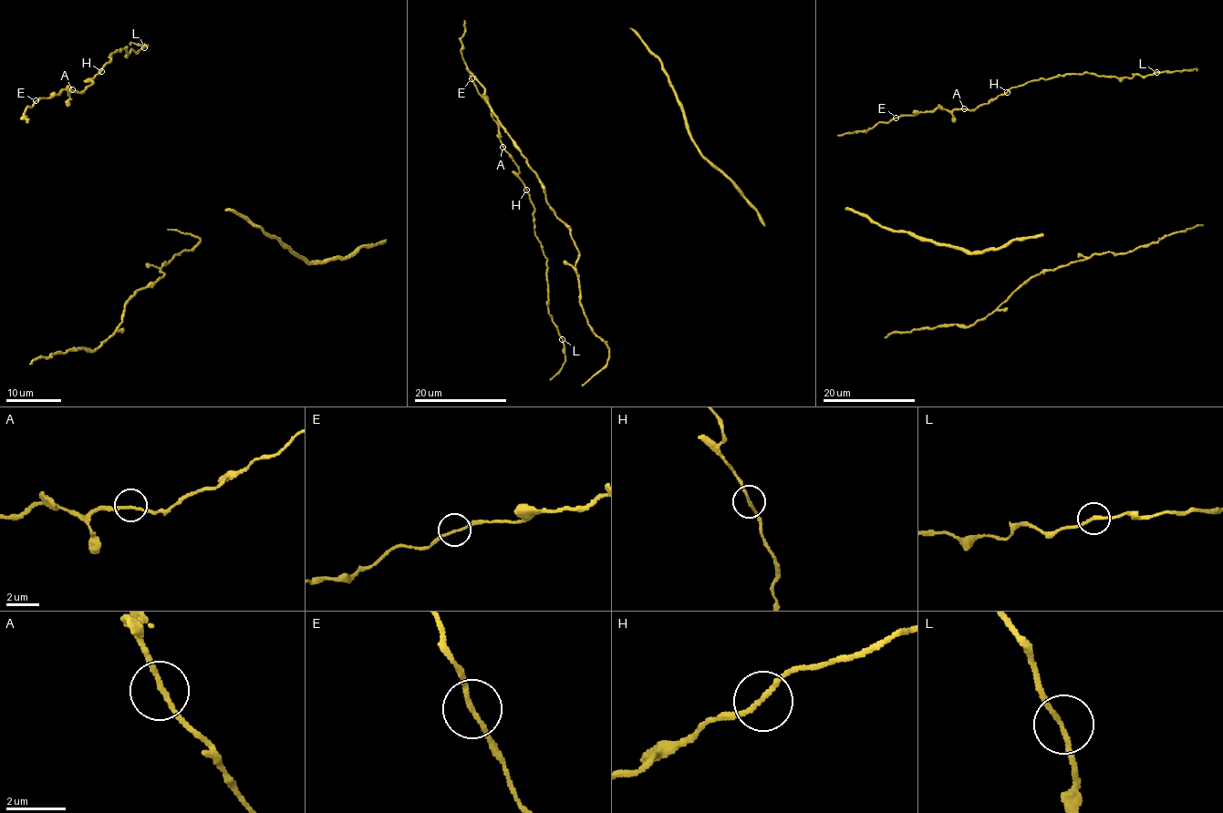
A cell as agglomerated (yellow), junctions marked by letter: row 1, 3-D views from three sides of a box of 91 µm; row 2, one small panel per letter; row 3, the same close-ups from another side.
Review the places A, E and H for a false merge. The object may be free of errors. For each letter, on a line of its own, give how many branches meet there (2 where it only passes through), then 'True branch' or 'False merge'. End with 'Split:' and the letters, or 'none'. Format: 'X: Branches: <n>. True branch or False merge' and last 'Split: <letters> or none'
A: Branches: 2. True branch
E: Branches: 2. True branch
H: Branches: 2. True branch
Split: none

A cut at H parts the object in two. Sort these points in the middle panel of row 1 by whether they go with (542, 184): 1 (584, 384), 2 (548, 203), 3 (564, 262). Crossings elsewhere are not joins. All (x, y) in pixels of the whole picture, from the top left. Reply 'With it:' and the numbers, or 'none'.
With it: 1, 2, 3

